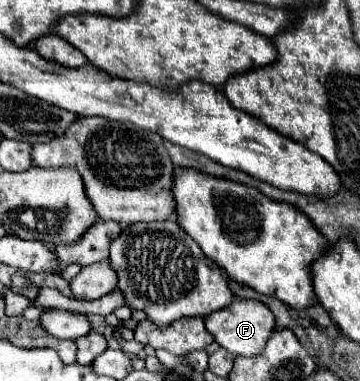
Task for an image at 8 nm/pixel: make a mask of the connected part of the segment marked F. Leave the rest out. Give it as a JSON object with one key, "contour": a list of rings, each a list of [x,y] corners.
{"contour":[[[235,299],[231,305],[227,305],[225,309],[219,309],[211,315],[205,317],[205,325],[207,331],[215,337],[215,341],[227,349],[233,355],[259,355],[263,351],[263,345],[267,343],[267,337],[273,333],[273,325],[275,325],[275,317],[269,311],[269,307],[261,301],[253,301],[253,299]]]}

